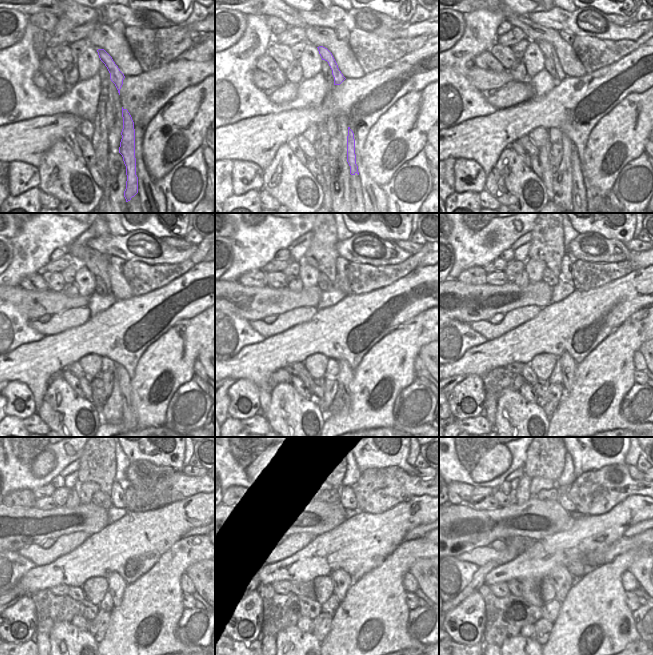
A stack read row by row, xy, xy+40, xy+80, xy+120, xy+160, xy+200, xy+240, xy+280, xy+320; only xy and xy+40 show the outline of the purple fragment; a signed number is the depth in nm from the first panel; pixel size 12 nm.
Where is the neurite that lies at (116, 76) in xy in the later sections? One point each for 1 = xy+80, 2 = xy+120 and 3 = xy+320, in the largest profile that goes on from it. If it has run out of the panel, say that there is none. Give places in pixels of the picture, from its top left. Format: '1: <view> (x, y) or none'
1: xy+80 (548, 50)
2: xy+120 (97, 264)
3: xy+320 (545, 457)

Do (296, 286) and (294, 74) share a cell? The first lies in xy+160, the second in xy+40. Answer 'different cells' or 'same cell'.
same cell

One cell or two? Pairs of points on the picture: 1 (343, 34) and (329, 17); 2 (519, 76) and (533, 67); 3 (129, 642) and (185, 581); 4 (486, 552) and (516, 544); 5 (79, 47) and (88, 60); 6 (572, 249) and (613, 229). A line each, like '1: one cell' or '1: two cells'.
1: two cells
2: two cells
3: two cells
4: one cell
5: two cells
6: two cells

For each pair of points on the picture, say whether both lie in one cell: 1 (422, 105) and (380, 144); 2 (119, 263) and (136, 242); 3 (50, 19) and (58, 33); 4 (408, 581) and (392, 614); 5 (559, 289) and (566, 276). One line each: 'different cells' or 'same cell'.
1: same cell
2: different cells
3: different cells
4: different cells
5: different cells

